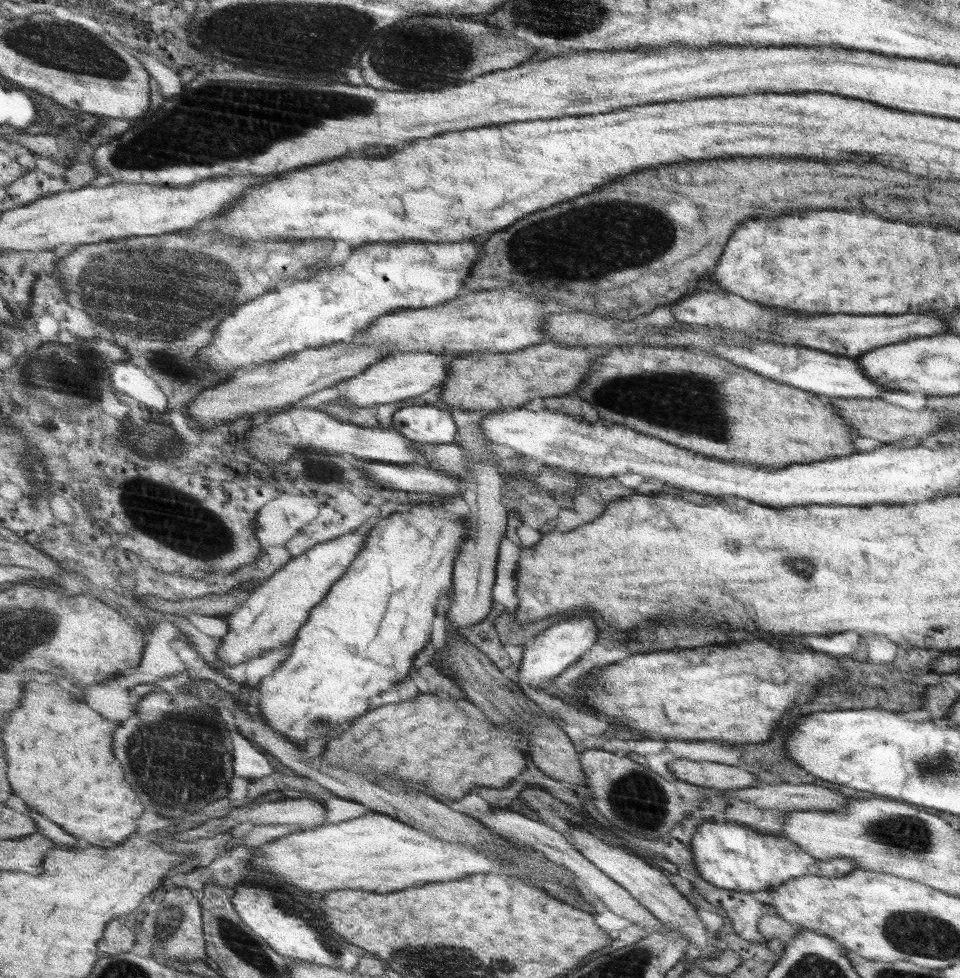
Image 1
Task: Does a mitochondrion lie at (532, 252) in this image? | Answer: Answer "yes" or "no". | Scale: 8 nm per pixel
yes

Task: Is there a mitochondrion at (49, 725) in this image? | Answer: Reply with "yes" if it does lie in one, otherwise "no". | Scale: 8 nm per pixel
no

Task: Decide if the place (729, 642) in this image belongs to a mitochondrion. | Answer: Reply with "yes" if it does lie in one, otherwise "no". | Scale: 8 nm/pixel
no

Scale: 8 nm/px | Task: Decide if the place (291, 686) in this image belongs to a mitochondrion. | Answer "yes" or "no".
no

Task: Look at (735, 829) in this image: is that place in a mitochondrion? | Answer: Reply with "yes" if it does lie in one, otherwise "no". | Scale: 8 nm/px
no

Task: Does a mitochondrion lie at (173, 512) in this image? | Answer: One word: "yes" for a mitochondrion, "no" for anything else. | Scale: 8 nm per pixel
yes

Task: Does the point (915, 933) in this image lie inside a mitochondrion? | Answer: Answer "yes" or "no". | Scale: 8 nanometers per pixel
yes

